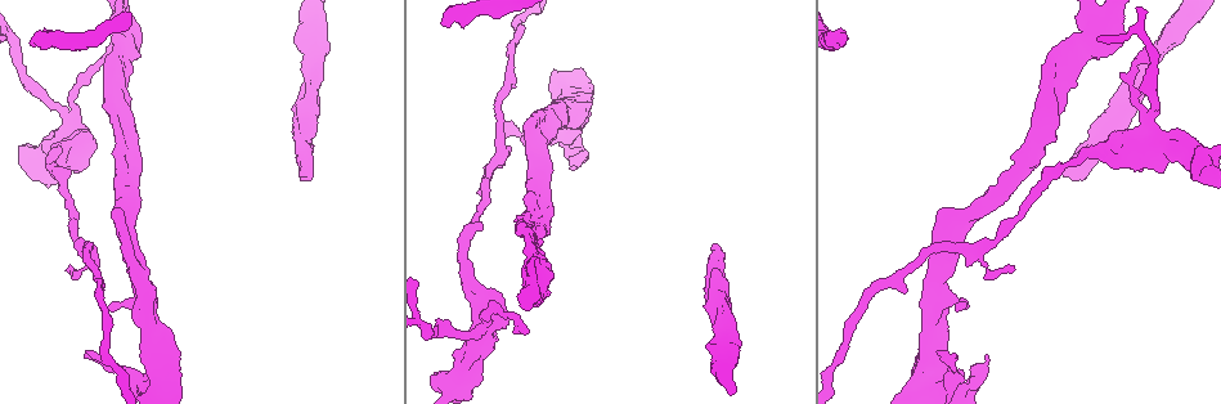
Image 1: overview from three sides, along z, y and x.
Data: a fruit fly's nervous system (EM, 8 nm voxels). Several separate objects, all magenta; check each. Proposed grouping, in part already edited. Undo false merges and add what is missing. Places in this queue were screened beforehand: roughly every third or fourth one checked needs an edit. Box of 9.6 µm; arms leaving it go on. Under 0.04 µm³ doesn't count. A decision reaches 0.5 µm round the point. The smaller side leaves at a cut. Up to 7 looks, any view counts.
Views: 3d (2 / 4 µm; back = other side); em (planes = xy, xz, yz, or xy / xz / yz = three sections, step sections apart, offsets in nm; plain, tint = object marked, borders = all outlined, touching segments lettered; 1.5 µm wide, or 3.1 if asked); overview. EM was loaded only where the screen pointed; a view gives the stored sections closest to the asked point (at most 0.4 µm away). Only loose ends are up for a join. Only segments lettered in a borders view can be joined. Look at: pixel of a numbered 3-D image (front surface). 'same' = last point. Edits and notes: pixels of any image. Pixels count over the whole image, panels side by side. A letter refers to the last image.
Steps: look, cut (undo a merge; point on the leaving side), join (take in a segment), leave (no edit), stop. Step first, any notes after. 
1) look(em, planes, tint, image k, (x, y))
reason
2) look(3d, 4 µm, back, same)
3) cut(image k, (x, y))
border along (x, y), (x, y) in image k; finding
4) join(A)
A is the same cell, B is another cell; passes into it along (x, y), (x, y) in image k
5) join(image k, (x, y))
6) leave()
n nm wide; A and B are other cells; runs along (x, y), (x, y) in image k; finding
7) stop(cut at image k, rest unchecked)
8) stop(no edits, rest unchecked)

look(em, xz, step 8, borders, image 1, (1060, 54))
closes a loop

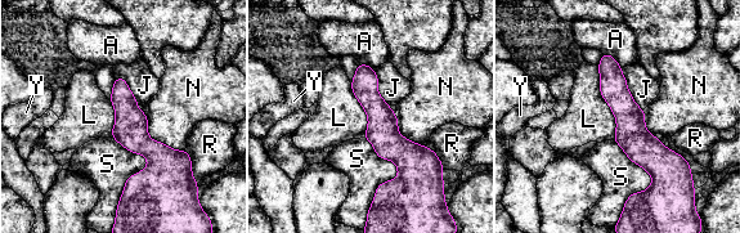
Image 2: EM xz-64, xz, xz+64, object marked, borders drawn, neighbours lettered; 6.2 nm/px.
leave()
140 nm wide; A, J, L, N, R, S and Y are other cells; border along (620, 68), (632, 99), (642, 110) in image 2; one cell here

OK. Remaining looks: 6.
look(3d, 4 µm, image 1, (526, 332))
an open end

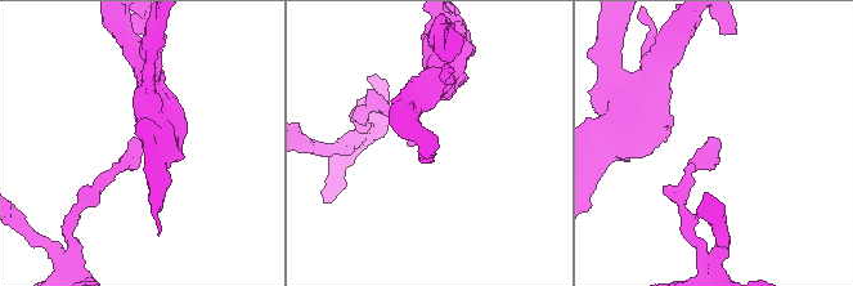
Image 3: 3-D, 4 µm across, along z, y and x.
look(em, planes, borders, image 3, (141, 142))
now the EM

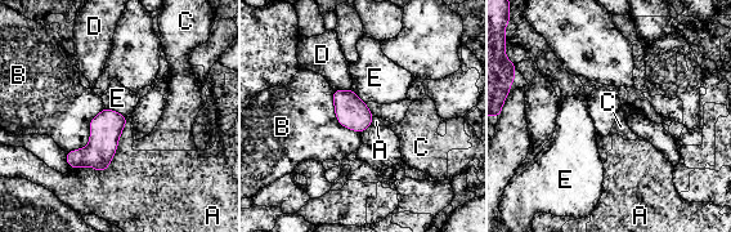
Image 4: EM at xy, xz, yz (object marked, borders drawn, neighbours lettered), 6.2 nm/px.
leave()
A touches over 460 nm; A, B, C, D and E are other cells; border along (106, 107), (125, 116) in image 4; no lettered segment goes on from it

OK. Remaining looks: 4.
look(em, planes, borders, image 1, (576, 154))
sudden change in width

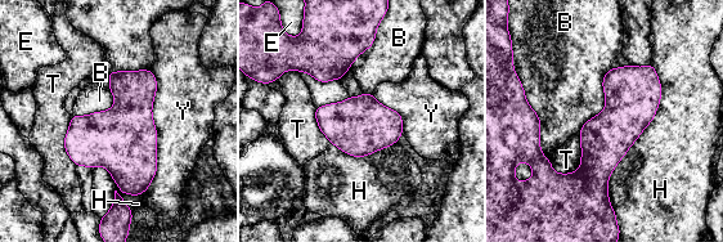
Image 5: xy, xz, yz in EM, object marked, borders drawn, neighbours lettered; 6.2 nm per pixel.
leave()
B, E, H, T and Y are other cells; border along (524, 90), (548, 158) in image 5; all the same cell

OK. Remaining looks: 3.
stop(no edits, rest unchecked)

